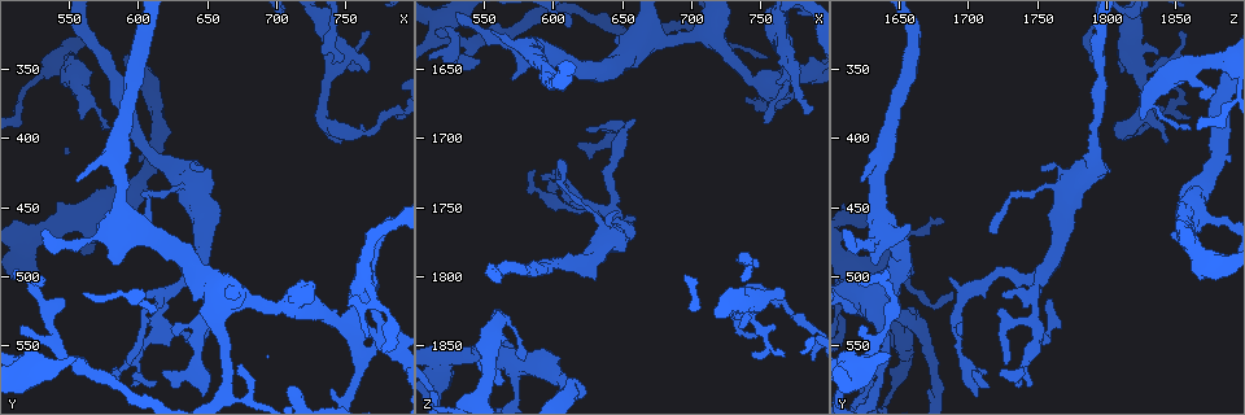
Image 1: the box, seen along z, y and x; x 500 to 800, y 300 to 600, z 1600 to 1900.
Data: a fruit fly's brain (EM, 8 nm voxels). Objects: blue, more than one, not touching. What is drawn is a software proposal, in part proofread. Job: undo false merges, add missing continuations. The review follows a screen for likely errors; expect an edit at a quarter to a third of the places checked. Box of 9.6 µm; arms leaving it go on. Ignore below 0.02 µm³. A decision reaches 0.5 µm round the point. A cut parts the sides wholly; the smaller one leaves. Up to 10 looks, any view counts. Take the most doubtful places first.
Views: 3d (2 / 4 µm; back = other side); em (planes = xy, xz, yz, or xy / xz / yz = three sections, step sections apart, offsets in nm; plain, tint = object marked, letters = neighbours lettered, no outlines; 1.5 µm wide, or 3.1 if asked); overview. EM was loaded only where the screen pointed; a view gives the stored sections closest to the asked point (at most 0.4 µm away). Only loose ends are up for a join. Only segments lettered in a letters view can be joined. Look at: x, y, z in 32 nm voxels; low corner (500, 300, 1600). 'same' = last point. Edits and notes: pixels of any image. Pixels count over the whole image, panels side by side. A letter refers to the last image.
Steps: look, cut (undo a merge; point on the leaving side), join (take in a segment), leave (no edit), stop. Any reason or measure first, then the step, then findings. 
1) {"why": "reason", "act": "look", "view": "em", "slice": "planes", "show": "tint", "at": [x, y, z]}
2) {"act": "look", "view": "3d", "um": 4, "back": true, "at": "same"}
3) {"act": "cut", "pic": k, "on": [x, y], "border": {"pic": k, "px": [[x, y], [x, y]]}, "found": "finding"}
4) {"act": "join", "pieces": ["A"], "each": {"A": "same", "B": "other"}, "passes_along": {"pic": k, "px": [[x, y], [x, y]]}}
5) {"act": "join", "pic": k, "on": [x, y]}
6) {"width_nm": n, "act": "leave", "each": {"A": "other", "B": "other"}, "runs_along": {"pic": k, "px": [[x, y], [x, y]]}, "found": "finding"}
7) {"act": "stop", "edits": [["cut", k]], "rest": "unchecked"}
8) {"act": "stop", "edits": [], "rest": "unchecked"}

{"why": "branch stops here", "act": "look", "view": "em", "slice": "yz", "step": 8, "show": "tint", "at": [648, 422, 1754]}

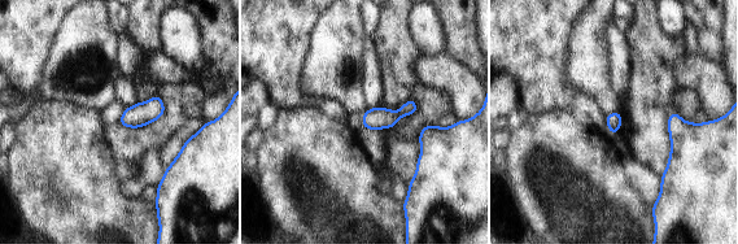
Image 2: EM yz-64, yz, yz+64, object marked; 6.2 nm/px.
{"act": "look", "view": "em", "slice": "planes", "show": "letters", "at": "same"}

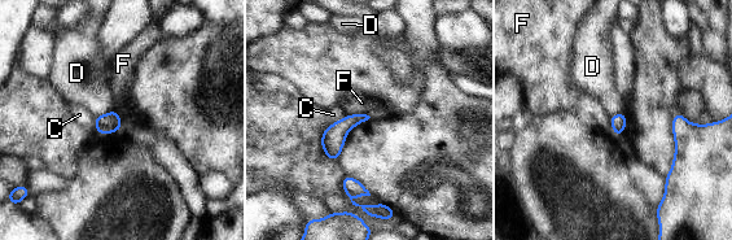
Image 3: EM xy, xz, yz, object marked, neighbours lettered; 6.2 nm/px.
{"width_nm": 90, "act": "leave", "each": {"C": "other", "D": "other", "F": "other"}, "found": "none of them fits"}

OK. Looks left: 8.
{"why": "stops while still wide", "act": "look", "view": "3d", "um": 4, "at": [558, 384, 1826]}

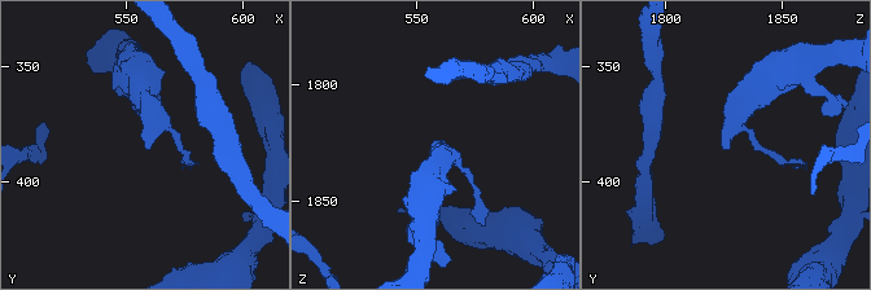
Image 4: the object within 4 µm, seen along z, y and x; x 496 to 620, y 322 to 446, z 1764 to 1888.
{"act": "look", "view": "em", "slice": "xy", "step": 8, "show": "tint", "at": [557, 387, 1825]}

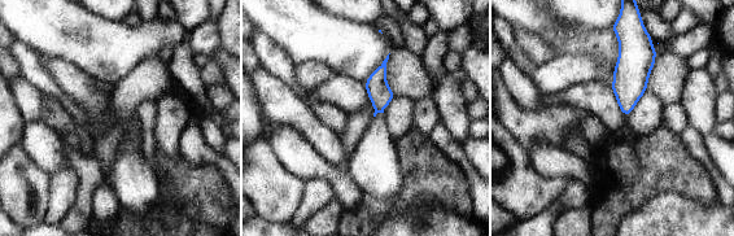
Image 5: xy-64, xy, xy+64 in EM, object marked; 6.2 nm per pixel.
{"why": "cut it another way", "act": "look", "view": "em", "slice": "planes", "show": "letters", "at": "same"}

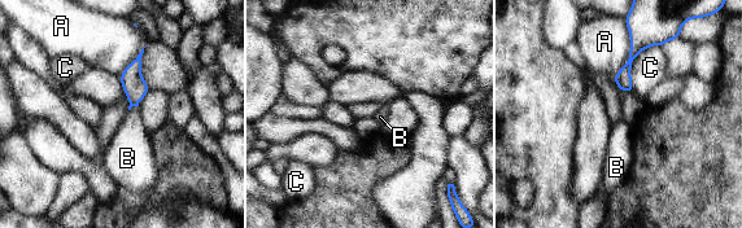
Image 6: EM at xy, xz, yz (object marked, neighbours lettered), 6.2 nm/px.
{"act": "join", "pieces": ["B"], "each": {"A": "other", "B": "same", "C": "other"}, "passes_along": {"pic": 6, "px": [[134, 86], [132, 105], [130, 145]]}, "found": "the cell continues"}

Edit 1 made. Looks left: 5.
{"act": "look", "view": "overview"}

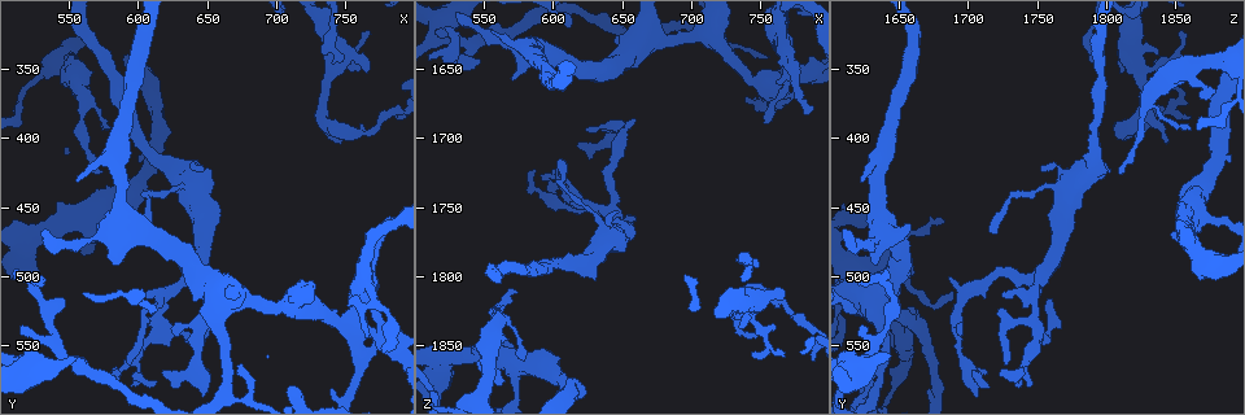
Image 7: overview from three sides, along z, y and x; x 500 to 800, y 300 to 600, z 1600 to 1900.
{"why": "an open end", "act": "look", "view": "3d", "um": 4, "at": [734, 340, 1838]}

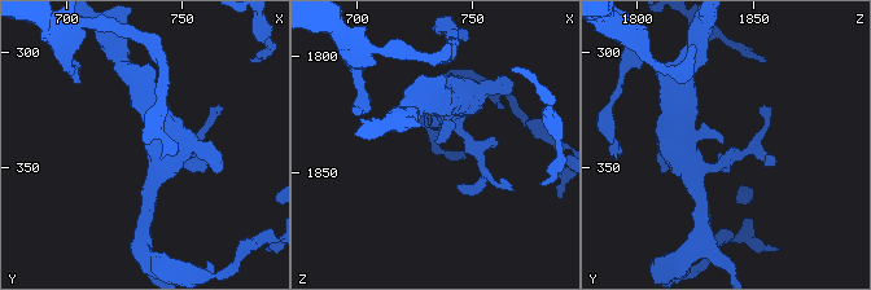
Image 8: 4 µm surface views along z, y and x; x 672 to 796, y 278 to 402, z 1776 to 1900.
{"act": "look", "view": "em", "slice": "planes", "show": "letters", "at": [734, 338, 1838]}

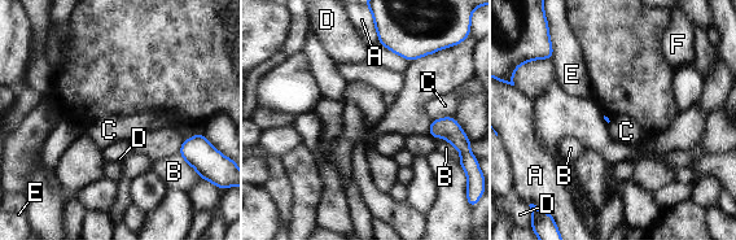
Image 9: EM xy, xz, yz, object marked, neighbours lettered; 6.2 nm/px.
{"act": "leave", "each": {"A": "other", "B": "other", "C": "other", "D": "other", "E": "other", "F": "other"}, "found": "none of them fits"}

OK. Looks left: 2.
{"why": "free end", "act": "look", "view": "em", "slice": "xy", "step": 4, "show": "tint", "at": [606, 514, 1726]}

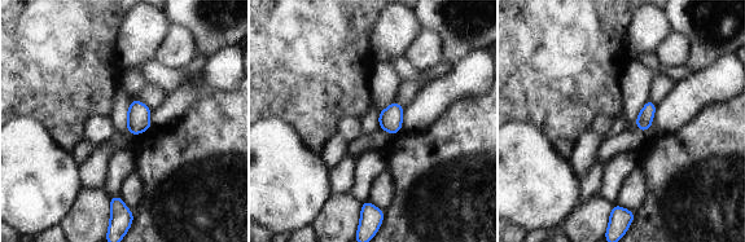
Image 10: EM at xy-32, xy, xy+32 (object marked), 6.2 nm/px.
{"act": "look", "view": "em", "slice": "planes", "show": "letters", "at": "same"}

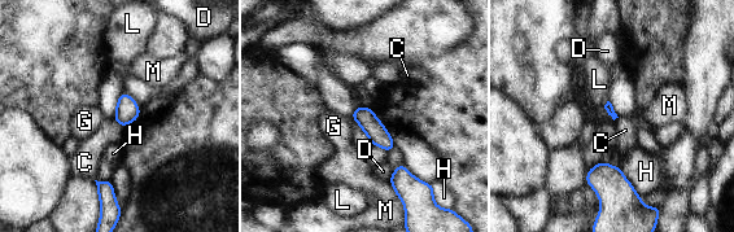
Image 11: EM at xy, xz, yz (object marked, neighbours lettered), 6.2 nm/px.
{"act": "leave", "each": {"C": "other", "D": "other", "G": "other", "H": "other", "L": "other", "M": "other"}, "found": "no lettered segment goes on from it"}

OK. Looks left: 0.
{"act": "stop", "edits": [["join", 6]], "rest": "unchecked"}

